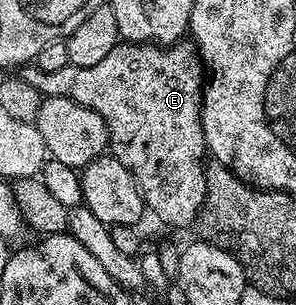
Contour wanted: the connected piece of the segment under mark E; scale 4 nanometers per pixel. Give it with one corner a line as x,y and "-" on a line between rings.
180,40
173,46
156,46
142,42
120,41
98,64
81,68
68,64
58,72
43,74
38,66
22,67
21,77
49,98
71,98
85,108
93,108
107,125
110,157
121,160
137,180
146,209
171,226
187,226
199,217
207,195
205,147
201,124
201,103
205,89
205,67
198,49
190,41

